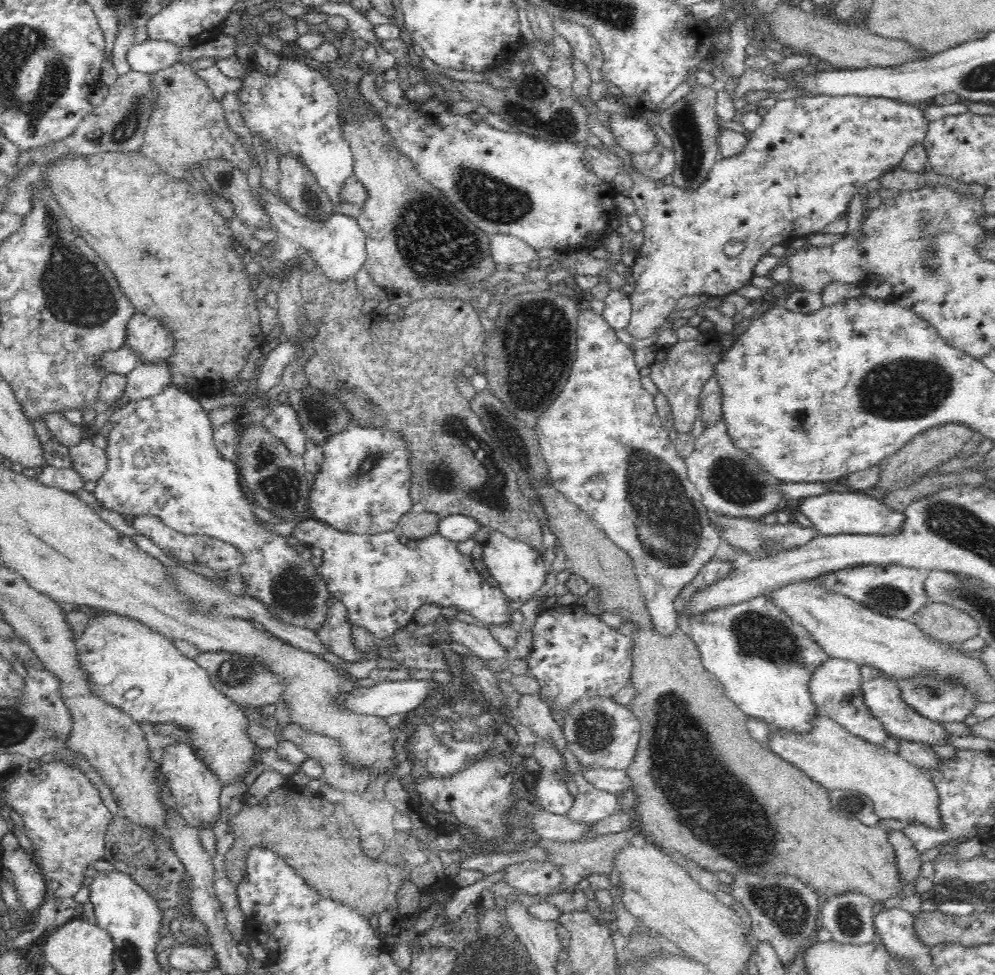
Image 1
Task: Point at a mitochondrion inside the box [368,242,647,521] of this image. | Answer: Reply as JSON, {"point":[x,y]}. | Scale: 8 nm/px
{"point":[537,342]}

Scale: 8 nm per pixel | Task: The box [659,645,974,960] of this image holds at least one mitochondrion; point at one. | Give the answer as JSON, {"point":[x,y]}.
{"point":[784,906]}

